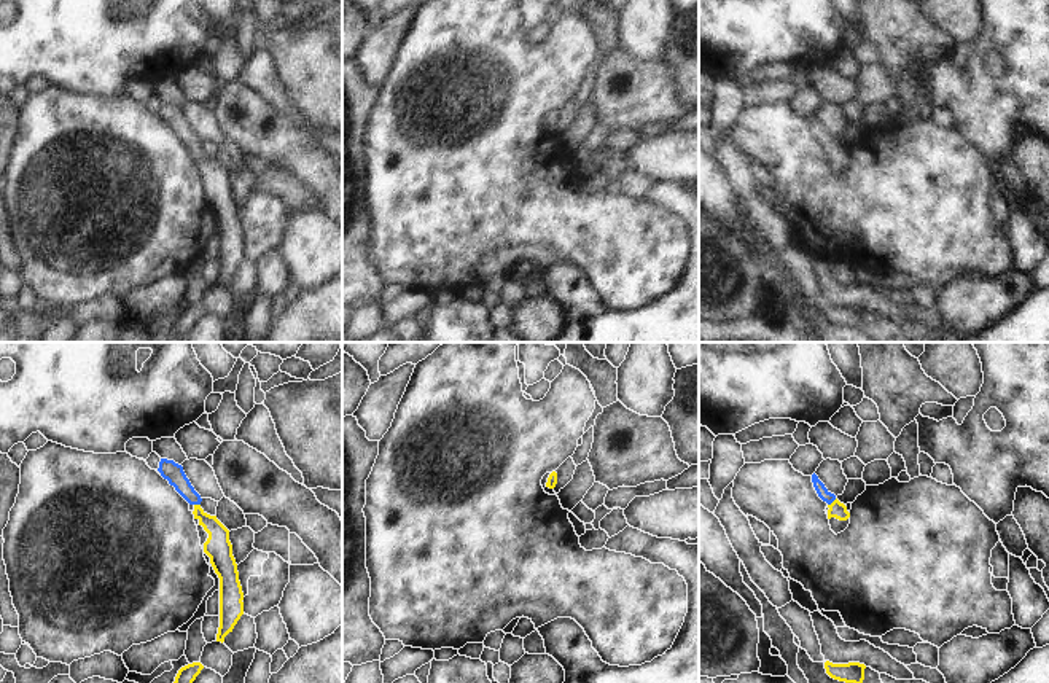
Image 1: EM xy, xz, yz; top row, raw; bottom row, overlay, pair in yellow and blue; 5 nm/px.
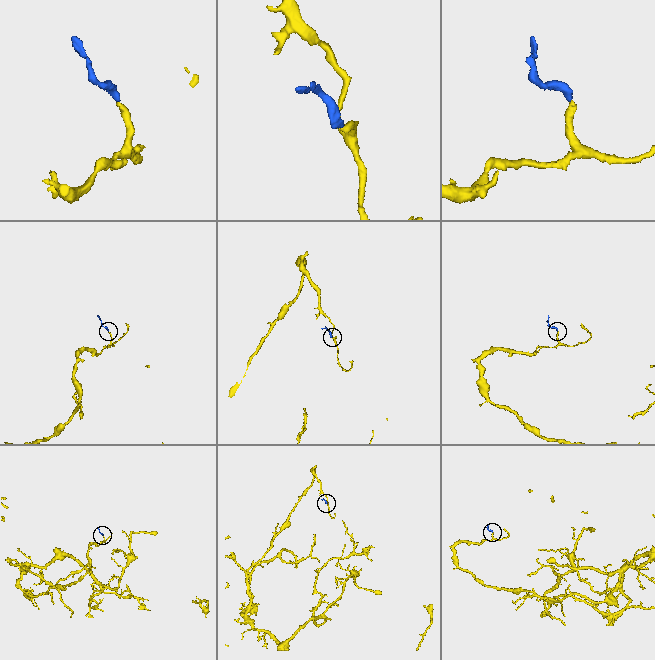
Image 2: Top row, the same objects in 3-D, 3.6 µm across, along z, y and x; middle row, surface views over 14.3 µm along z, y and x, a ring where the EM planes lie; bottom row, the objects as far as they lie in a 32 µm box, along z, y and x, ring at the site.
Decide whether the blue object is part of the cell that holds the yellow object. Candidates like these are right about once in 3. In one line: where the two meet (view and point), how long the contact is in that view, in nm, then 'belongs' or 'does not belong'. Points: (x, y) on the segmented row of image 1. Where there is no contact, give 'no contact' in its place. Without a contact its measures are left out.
yz (833, 502) | 60 nm | belongs

